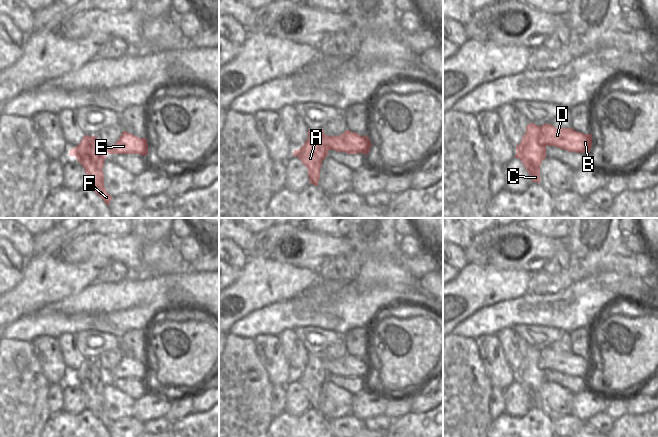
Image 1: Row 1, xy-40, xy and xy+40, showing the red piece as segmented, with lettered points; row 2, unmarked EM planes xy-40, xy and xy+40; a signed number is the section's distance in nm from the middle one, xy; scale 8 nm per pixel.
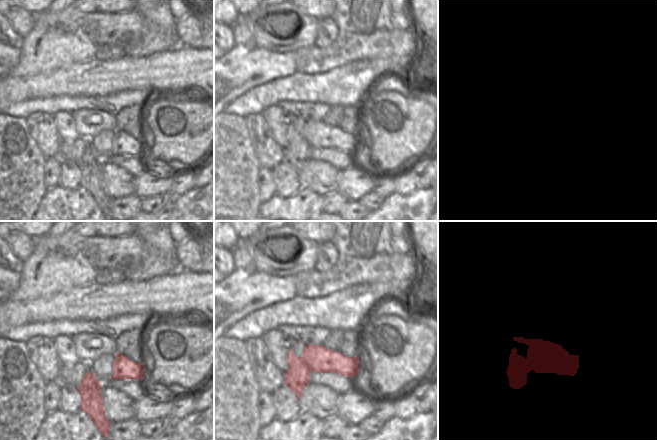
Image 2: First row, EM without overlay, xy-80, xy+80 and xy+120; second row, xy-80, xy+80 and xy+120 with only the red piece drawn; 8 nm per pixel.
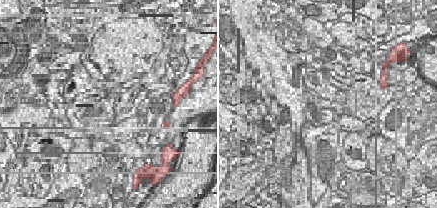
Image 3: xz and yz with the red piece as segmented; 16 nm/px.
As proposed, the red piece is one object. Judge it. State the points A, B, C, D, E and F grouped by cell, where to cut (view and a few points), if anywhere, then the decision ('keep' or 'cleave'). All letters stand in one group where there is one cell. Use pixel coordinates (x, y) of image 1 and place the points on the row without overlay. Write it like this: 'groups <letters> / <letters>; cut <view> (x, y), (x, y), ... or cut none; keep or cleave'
groups A C F / B D E; cut xy+40 (541, 350), (541, 358), (546, 369); cleave

